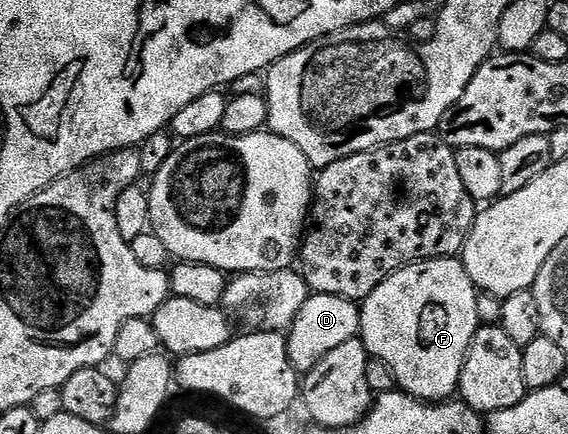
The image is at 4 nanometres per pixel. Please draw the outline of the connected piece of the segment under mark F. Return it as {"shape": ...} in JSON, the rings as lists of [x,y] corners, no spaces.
{"shape":[[[460,257],[456,258],[432,258],[426,262],[413,262],[409,266],[396,270],[387,280],[383,280],[383,284],[379,284],[379,288],[375,288],[375,292],[371,292],[371,296],[367,296],[365,301],[360,303],[361,308],[361,333],[359,335],[361,342],[367,348],[370,358],[378,358],[383,360],[383,364],[387,364],[387,368],[391,368],[393,373],[393,381],[404,393],[410,394],[413,398],[417,398],[421,402],[444,402],[452,399],[458,393],[461,385],[461,373],[463,372],[463,364],[467,352],[471,348],[471,340],[475,336],[478,328],[477,320],[477,296],[478,289],[474,286],[471,276],[467,276],[467,268],[464,261]]]}

